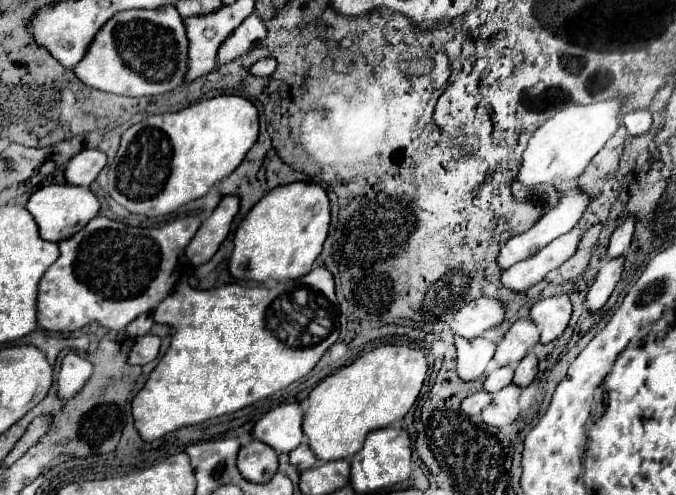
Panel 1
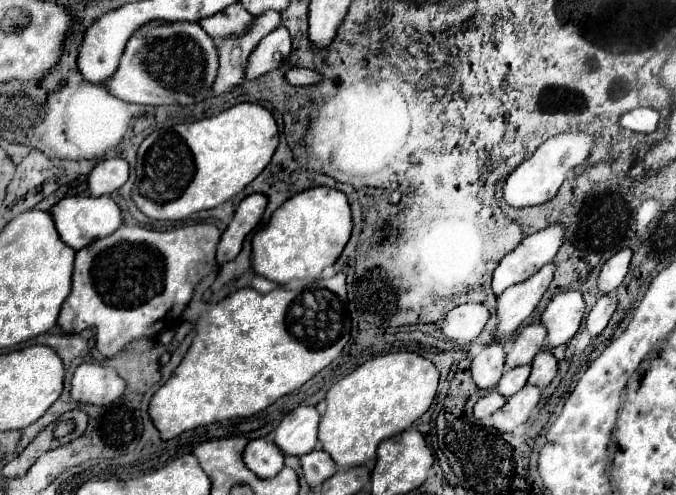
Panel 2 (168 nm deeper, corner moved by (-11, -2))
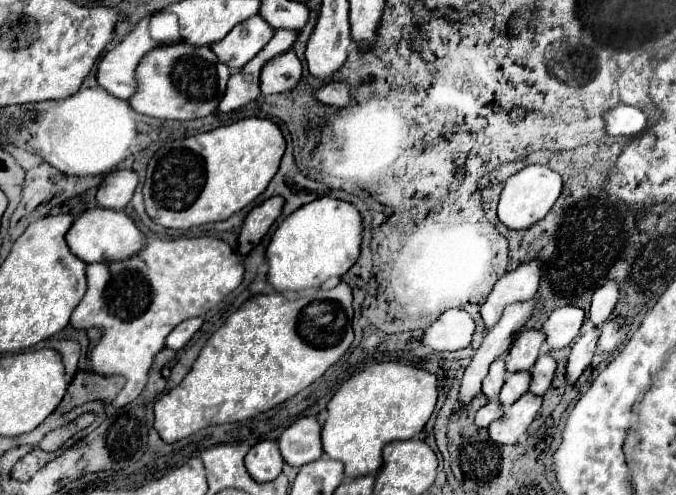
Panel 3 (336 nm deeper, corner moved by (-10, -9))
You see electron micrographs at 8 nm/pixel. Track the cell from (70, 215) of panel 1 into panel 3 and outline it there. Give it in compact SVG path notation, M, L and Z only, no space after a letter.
M99 206L79 214L67 230L67 246L83 262L109 262L113 258L127 258L127 254L139 252L139 246L143 246L143 242L145 238L141 230L125 212Z

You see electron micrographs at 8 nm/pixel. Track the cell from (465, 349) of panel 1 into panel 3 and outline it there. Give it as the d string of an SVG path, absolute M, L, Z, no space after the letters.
M497 358L497 360L491 364L489 374L487 374L485 380L483 380L481 392L483 392L487 398L497 398L503 382L505 382L505 374L507 374L505 362L503 362L503 358Z

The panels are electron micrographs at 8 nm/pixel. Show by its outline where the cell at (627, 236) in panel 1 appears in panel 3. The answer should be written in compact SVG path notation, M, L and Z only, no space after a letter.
M607 280L593 294L589 322L593 326L601 326L607 320L607 316L611 314L611 310L615 308L617 300L619 300L619 282L617 280Z

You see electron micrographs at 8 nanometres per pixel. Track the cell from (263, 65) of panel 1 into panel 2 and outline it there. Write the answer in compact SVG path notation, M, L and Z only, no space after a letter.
M290 69L286 73L286 79L290 85L318 85L322 81L322 75L310 69Z

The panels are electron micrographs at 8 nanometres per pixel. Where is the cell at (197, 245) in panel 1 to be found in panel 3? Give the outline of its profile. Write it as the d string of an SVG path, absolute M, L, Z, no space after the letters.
M273 196L249 210L247 218L243 220L241 234L237 238L237 254L239 256L247 256L249 250L261 242L261 238L269 232L269 228L281 214L281 208L283 208L283 198Z

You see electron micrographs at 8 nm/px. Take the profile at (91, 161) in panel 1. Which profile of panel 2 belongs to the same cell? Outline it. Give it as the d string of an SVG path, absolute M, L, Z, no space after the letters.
M104 159L88 175L88 191L94 197L110 195L120 189L130 177L130 167L124 159Z

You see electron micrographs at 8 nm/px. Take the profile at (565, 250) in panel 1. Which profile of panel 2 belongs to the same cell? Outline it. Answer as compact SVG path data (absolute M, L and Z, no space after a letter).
M548 263L536 275L532 275L530 279L526 279L522 283L508 287L498 297L498 307L496 307L498 325L496 325L494 341L510 339L512 333L522 325L522 321L532 315L532 311L536 309L536 305L540 303L542 295L546 293L546 289L552 281L554 269L556 269L556 265Z

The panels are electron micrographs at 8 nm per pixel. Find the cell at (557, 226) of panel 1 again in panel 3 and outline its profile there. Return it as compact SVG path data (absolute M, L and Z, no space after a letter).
M537 258L527 260L519 264L515 270L505 272L495 282L485 304L481 306L481 316L485 320L485 326L491 328L501 318L503 308L507 304L533 298L539 290L539 278L541 278L541 268L539 268Z

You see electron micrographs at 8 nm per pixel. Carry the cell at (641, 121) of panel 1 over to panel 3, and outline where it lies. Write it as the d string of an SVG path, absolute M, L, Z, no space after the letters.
M617 106L605 114L605 130L609 136L637 136L647 130L647 116L633 106Z

